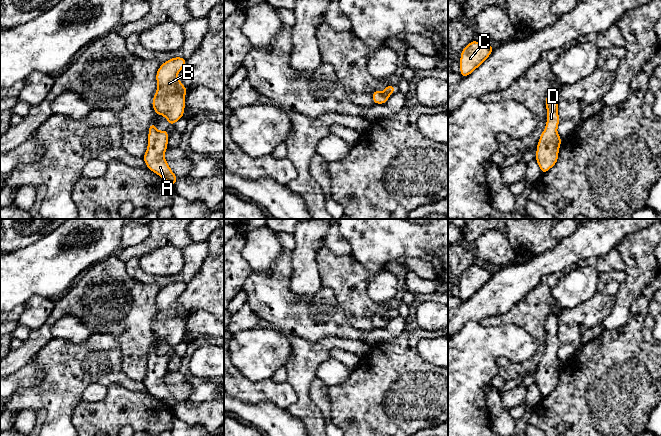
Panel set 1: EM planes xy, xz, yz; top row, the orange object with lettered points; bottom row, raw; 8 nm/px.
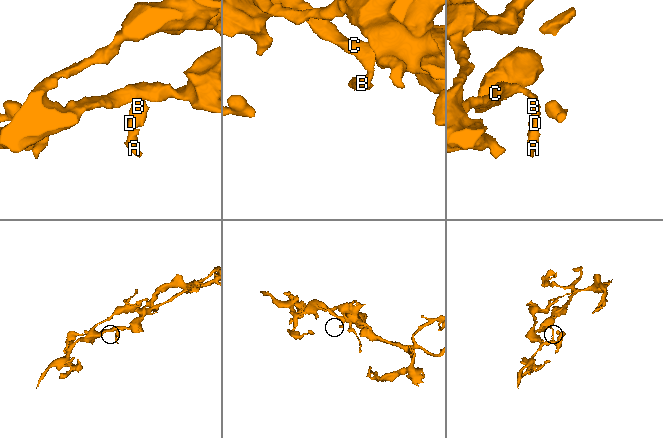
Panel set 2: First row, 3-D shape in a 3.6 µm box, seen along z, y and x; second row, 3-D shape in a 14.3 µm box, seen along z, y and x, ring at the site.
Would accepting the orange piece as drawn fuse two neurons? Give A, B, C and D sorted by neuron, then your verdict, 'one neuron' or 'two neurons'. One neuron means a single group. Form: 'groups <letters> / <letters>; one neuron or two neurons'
groups A B C D; one neuron

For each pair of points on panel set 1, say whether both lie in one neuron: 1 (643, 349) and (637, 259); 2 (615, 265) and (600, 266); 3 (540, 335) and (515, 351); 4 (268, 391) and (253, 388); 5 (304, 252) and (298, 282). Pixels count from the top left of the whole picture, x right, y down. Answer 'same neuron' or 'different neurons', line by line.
1: different neurons
2: same neuron
3: different neurons
4: same neuron
5: same neuron

